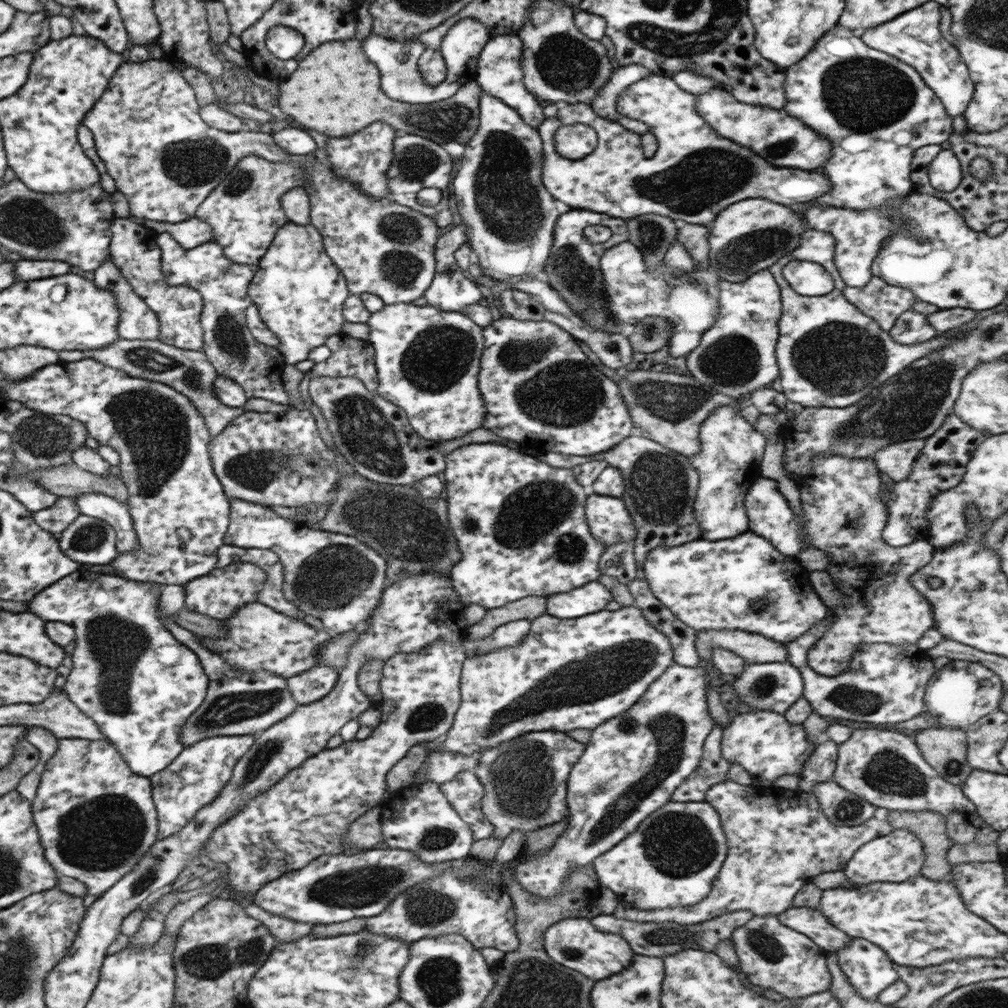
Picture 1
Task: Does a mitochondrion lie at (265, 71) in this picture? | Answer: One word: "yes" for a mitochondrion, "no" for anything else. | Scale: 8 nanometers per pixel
no

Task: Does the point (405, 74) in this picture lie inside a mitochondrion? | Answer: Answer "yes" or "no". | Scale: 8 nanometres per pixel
no

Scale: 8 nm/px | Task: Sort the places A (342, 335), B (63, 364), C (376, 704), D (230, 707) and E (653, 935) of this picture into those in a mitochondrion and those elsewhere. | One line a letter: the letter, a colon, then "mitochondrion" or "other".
A: other
B: other
C: other
D: mitochondrion
E: mitochondrion

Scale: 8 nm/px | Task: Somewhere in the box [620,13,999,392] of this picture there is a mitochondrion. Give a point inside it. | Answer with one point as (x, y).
(863, 94)

